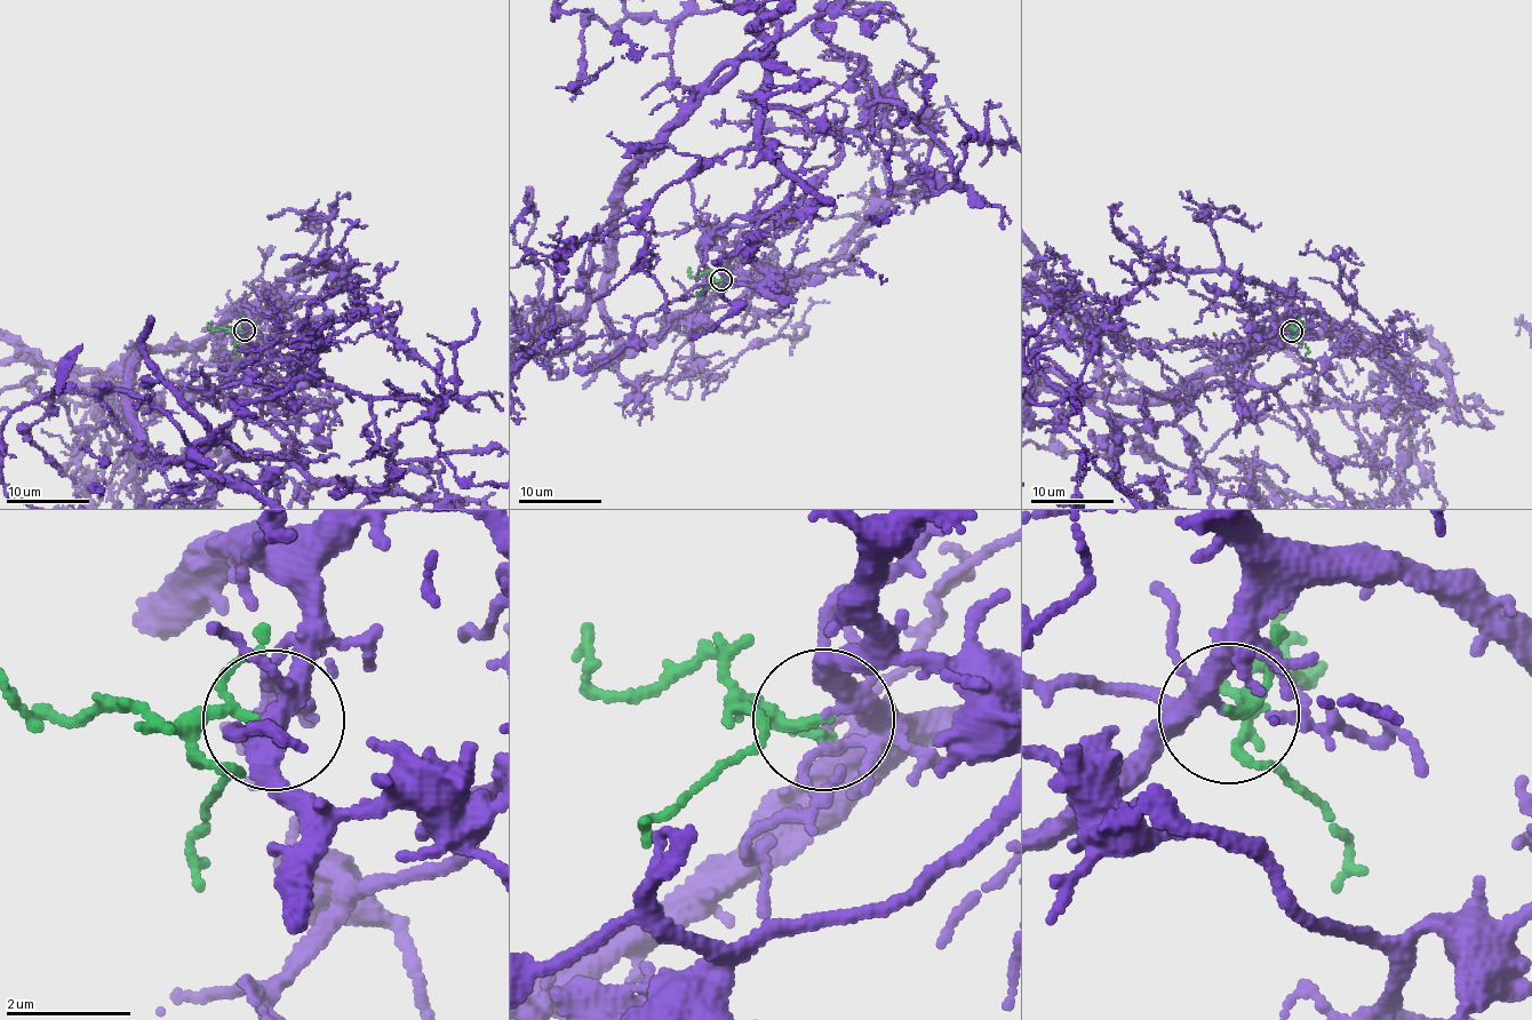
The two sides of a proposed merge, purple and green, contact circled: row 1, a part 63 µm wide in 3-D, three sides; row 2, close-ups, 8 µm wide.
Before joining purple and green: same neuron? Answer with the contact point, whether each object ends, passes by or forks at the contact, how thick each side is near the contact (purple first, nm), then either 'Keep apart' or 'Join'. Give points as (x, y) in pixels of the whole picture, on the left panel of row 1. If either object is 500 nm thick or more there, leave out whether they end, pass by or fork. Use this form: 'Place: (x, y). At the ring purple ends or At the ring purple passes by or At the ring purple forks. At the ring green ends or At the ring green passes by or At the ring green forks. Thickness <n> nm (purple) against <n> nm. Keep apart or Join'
Place: (245, 329). At the ring purple forks. At the ring green passes by. Thickness 240 nm (purple) against 100 nm. Join

